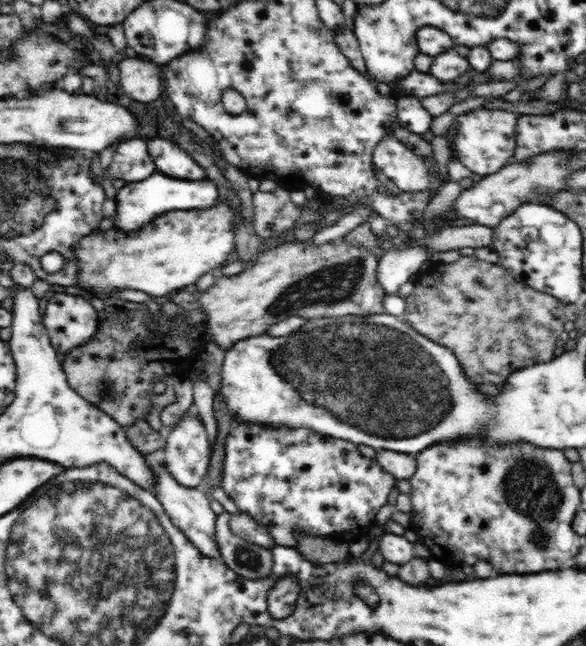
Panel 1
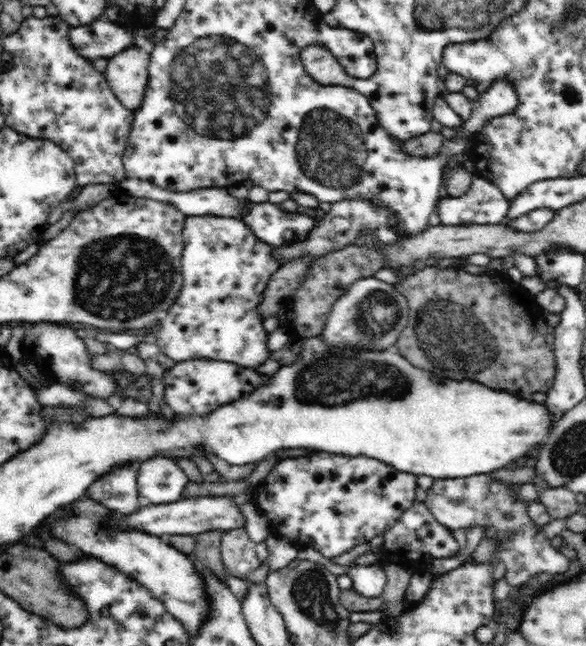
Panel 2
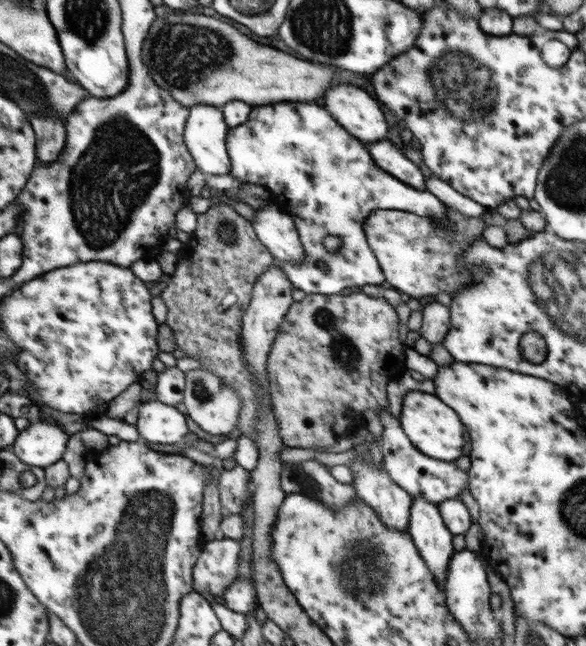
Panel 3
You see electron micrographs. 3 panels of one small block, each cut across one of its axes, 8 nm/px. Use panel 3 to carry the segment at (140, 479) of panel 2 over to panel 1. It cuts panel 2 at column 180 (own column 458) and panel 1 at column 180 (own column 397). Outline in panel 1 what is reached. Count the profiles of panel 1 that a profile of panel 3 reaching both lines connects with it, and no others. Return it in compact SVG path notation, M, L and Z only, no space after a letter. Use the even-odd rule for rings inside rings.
M194 405L174 425L166 431L166 469L172 473L172 477L182 486L188 488L200 488L204 478L207 477L208 463L211 460L211 448L208 443L208 432L204 423L194 410Z

